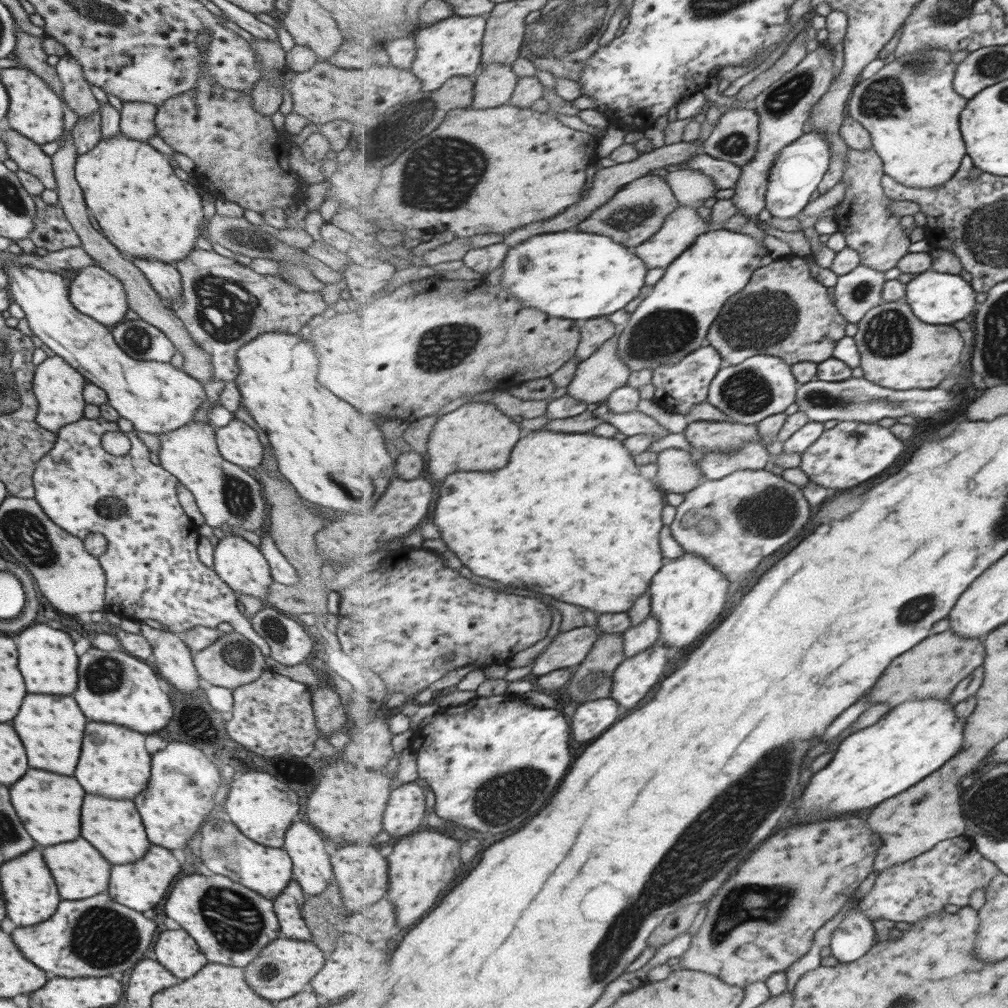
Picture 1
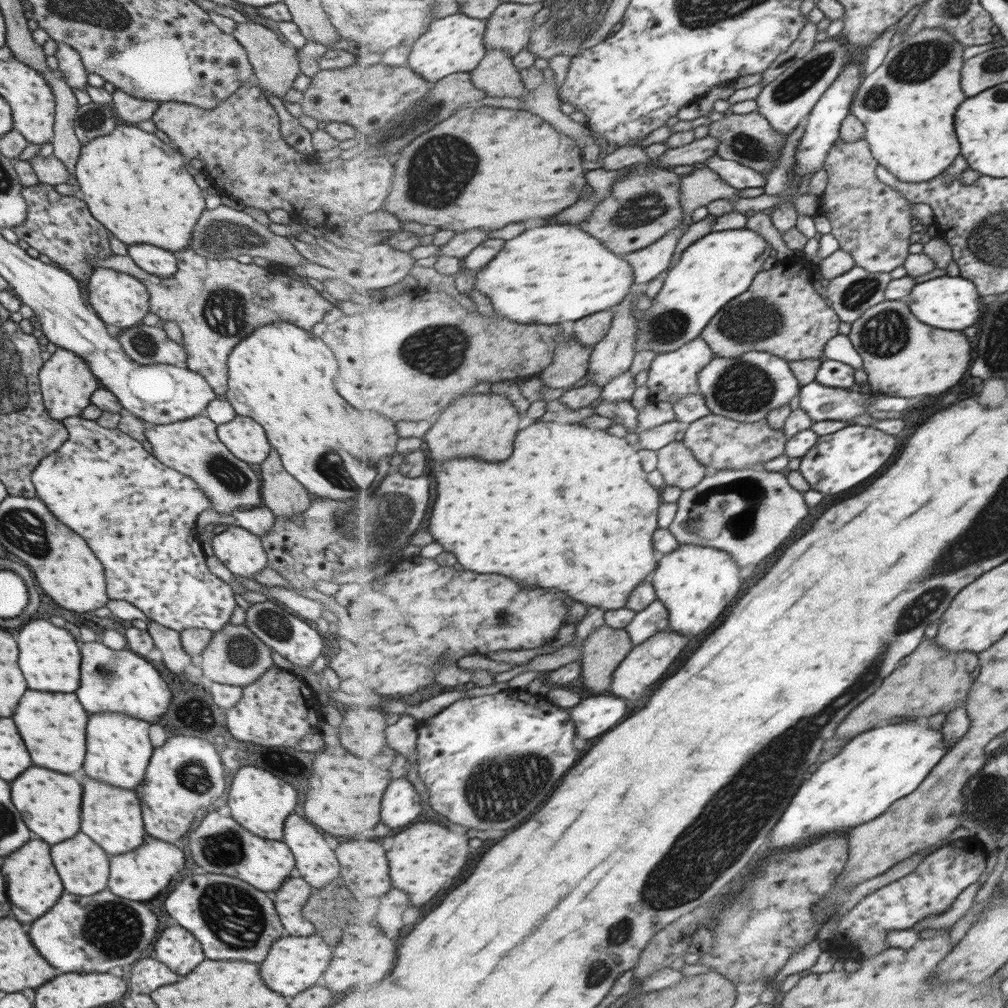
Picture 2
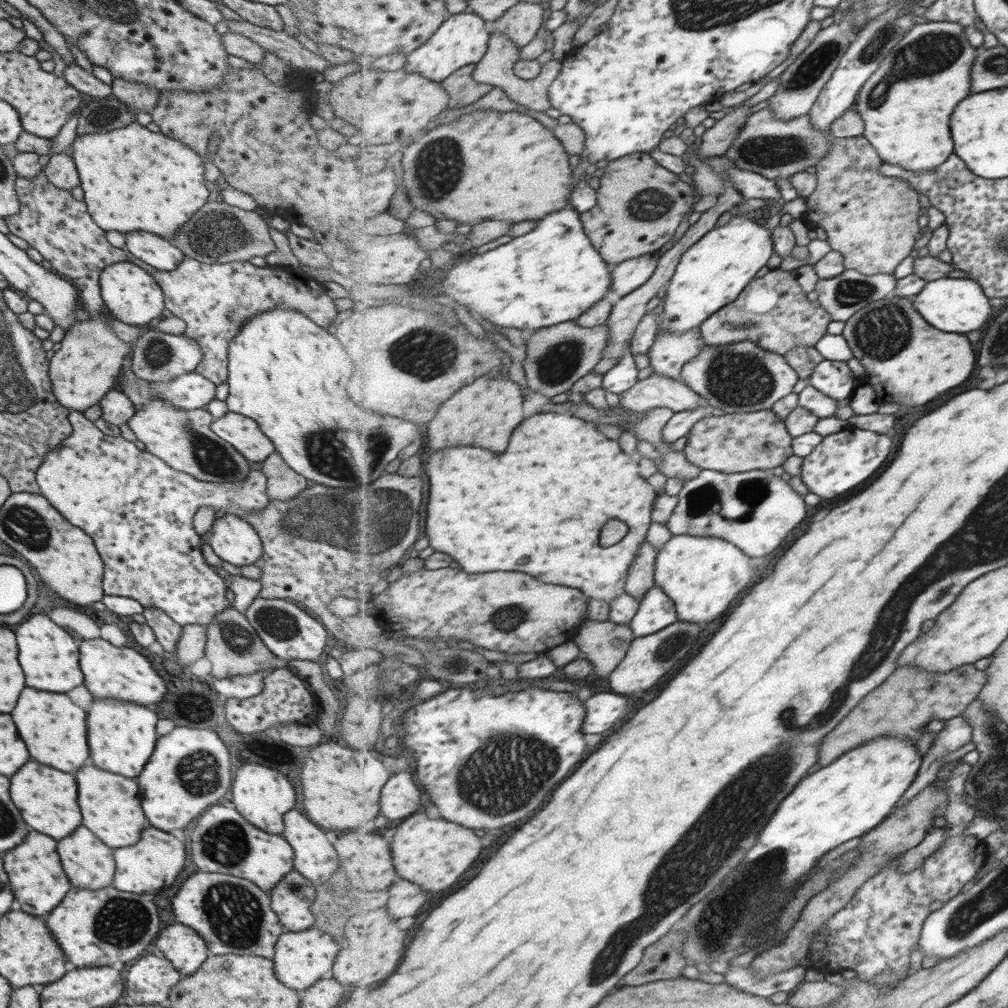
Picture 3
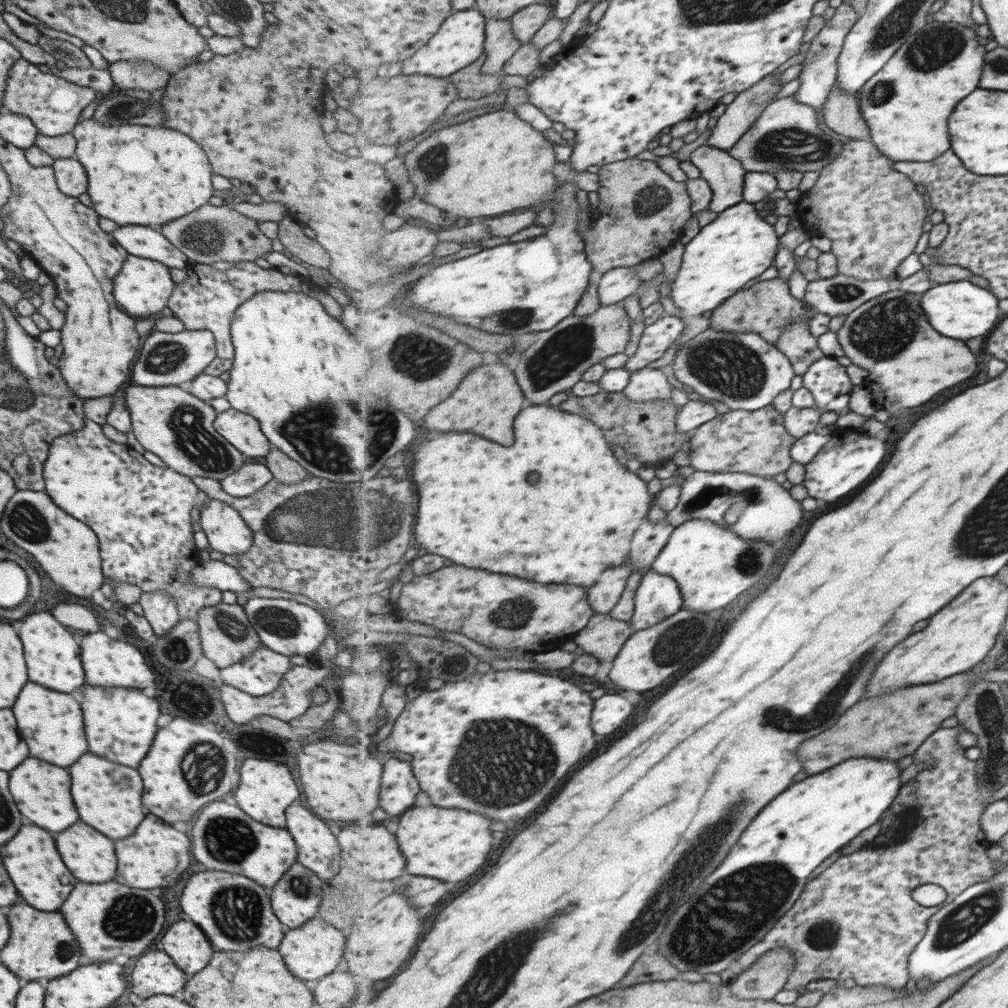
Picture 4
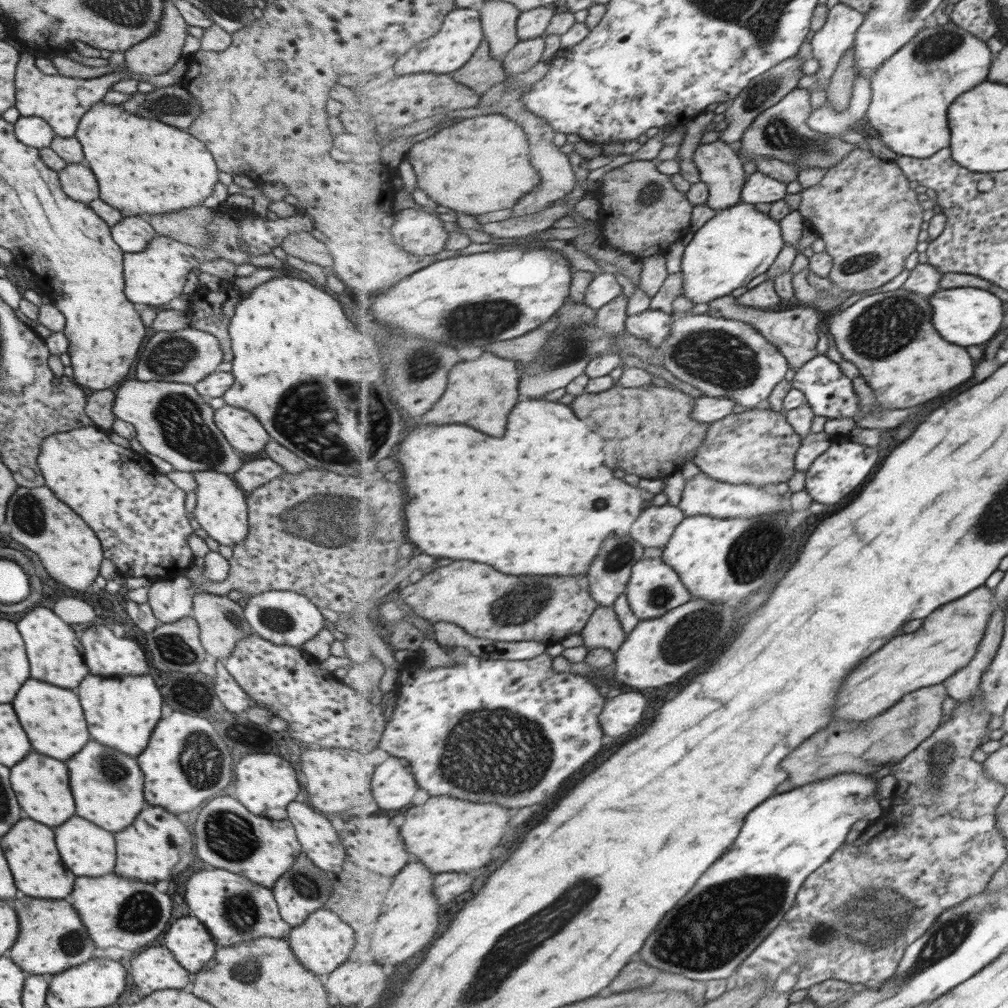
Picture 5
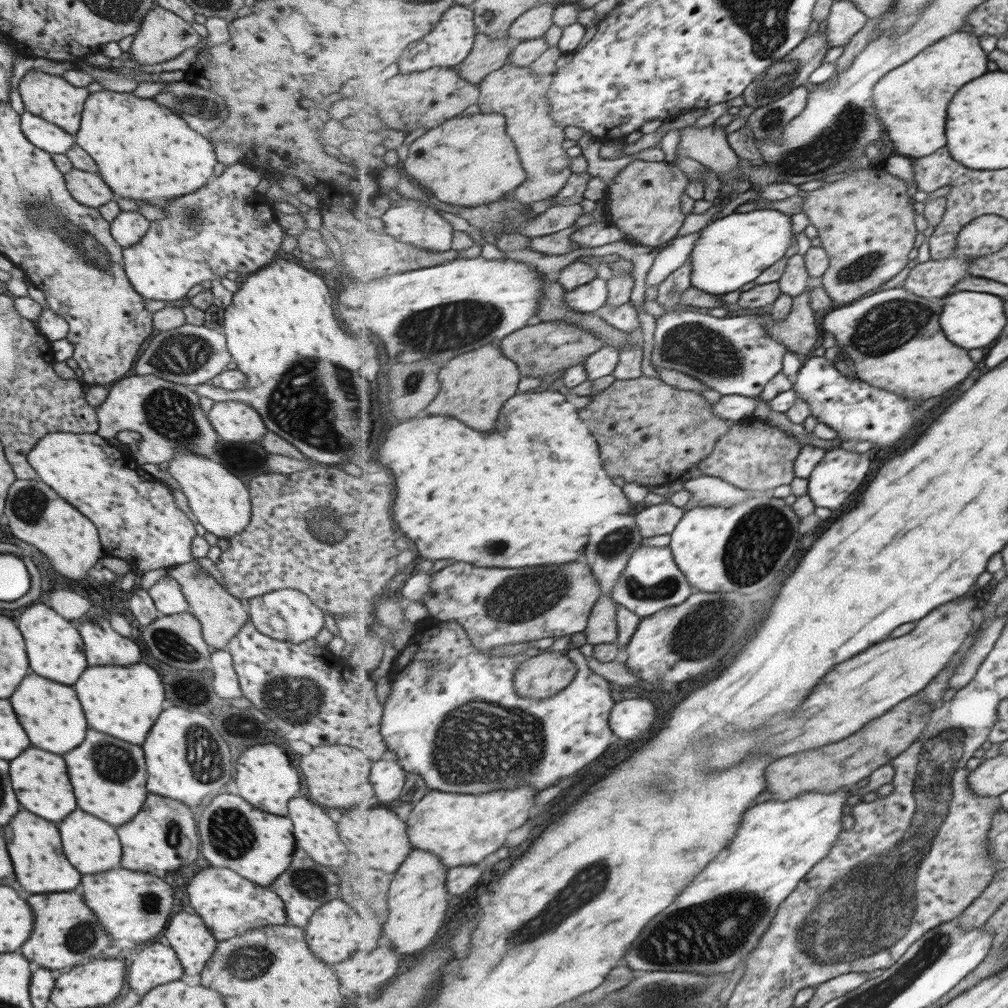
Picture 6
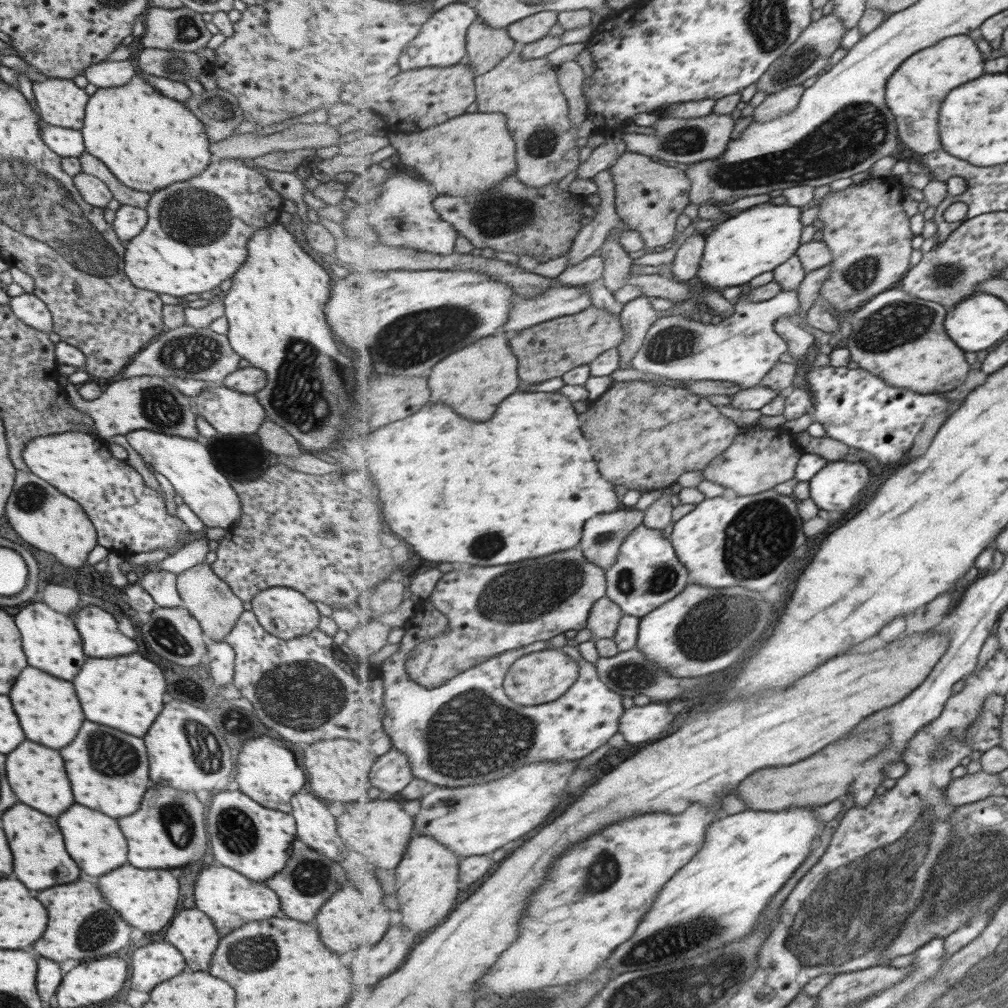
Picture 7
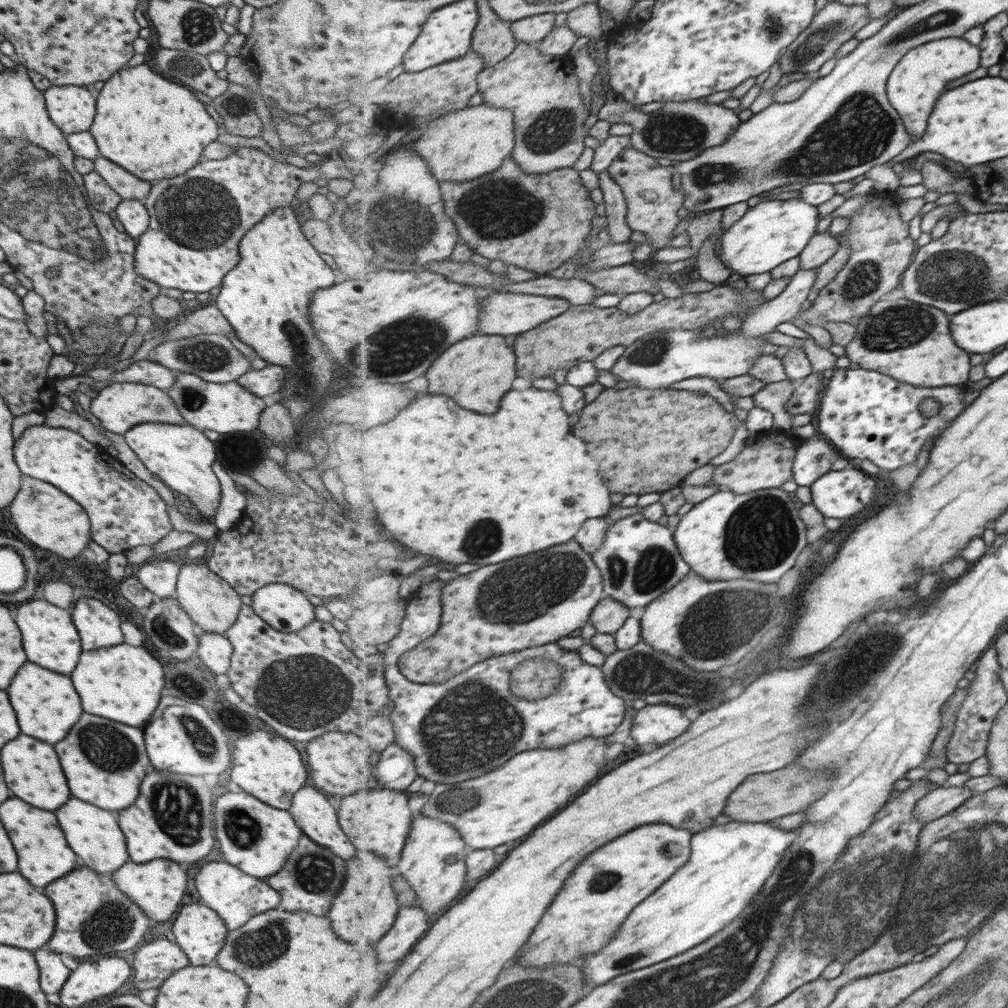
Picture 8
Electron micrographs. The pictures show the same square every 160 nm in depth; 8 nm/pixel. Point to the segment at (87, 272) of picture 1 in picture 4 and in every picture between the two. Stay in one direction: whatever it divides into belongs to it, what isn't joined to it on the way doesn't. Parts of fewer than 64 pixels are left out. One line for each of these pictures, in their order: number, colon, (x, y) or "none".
2: (119, 300)
3: (132, 295)
4: (142, 286)

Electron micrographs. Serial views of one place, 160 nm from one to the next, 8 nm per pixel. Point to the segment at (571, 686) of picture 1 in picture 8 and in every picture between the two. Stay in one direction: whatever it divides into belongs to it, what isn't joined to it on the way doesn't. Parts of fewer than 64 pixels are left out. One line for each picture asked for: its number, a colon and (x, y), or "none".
2: (605, 649)
3: (605, 643)
4: (604, 636)
5: (604, 630)
6: (602, 627)
7: (605, 618)
8: (609, 616)

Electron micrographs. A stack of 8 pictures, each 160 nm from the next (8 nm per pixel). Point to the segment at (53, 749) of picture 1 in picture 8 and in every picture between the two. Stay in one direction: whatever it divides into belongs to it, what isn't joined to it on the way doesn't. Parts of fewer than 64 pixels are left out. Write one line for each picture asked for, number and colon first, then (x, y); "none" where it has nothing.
2: (52, 726)
3: (53, 728)
4: (50, 723)
5: (51, 717)
6: (49, 712)
7: (48, 712)
8: (46, 706)

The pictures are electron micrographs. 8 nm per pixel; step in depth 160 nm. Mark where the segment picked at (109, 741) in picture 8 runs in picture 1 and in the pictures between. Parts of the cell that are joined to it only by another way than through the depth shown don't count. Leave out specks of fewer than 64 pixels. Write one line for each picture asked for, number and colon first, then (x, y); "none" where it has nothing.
1: (113, 827)
2: (111, 817)
3: (110, 805)
4: (106, 795)
5: (106, 786)
6: (108, 776)
7: (119, 758)

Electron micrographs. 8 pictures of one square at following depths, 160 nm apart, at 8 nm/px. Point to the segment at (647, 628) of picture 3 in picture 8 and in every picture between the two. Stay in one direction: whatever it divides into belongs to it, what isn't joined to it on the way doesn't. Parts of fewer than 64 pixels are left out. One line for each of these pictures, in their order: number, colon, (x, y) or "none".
4: (659, 596)
5: (655, 587)
6: (652, 581)
7: (647, 573)
8: (640, 560)

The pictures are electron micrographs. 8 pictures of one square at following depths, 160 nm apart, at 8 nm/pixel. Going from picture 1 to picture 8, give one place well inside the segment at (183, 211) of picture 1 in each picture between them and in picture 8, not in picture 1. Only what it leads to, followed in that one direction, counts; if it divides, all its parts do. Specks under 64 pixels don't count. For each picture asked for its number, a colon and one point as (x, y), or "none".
2: (142, 191)
3: (132, 179)
4: (136, 174)
5: (129, 155)
6: (143, 151)
7: (148, 141)
8: (155, 129)

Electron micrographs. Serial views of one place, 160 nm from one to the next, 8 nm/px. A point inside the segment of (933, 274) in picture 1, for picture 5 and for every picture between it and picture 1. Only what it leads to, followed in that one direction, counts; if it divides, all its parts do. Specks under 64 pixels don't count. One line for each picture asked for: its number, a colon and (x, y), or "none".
2: (953, 303)
3: (961, 305)
4: (963, 310)
5: (968, 316)

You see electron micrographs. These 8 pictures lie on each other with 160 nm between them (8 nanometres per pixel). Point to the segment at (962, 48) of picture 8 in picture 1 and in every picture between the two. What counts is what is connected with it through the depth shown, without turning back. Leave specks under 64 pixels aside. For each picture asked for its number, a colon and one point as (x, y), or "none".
1: (921, 145)
2: (908, 105)
3: (906, 106)
4: (907, 105)
5: (912, 92)
6: (912, 100)
7: (915, 92)

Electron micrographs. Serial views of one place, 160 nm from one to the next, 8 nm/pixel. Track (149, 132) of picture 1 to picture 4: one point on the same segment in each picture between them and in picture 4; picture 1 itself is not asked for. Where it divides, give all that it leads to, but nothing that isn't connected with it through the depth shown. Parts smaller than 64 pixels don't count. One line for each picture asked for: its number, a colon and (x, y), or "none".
2: (130, 110)
3: (135, 96)
4: (136, 75)

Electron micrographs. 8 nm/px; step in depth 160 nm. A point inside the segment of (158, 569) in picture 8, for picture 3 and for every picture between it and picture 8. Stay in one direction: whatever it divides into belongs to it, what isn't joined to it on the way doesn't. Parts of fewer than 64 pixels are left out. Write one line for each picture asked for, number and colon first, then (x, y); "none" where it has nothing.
3: (166, 632)
4: (159, 608)
5: (169, 599)
6: (165, 593)
7: (160, 585)

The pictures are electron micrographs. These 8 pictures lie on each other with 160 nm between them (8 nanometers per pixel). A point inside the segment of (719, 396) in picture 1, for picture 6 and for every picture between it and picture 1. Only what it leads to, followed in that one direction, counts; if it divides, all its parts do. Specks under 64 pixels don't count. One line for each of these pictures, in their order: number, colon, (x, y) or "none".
2: (747, 388)
3: (742, 377)
4: (745, 371)
5: (721, 357)
6: (735, 355)

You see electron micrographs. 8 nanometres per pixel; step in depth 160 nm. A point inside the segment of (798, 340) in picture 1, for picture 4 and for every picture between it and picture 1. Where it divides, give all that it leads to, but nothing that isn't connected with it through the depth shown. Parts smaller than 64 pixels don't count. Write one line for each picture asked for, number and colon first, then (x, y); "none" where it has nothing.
2: (782, 313)
3: (773, 311)
4: (766, 308)

